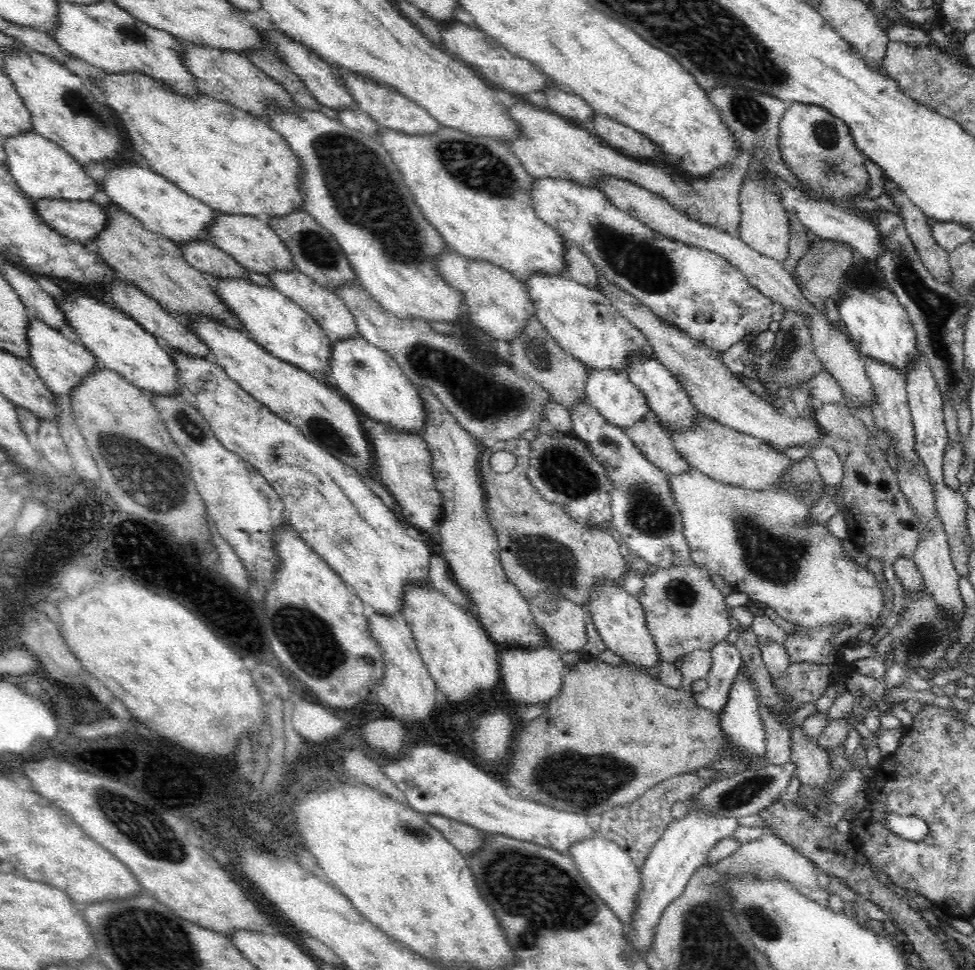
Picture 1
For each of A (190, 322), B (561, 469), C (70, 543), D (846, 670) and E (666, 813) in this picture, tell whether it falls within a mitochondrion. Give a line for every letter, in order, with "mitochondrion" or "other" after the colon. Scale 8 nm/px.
A: other
B: mitochondrion
C: mitochondrion
D: other
E: other

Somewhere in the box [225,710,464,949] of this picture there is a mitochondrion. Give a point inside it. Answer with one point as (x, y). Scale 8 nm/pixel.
(415, 831)

